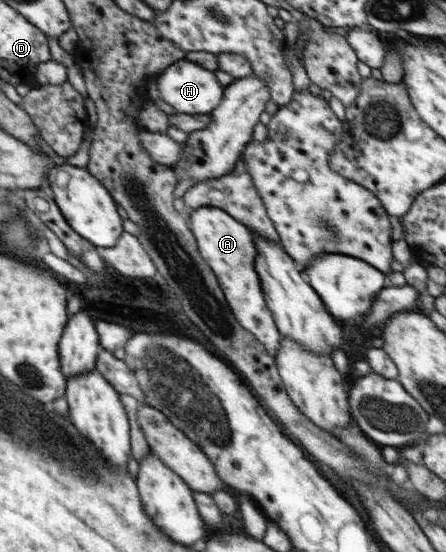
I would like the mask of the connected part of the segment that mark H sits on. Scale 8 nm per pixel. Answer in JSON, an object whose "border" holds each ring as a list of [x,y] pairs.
{"border":[[[186,59],[177,61],[163,69],[162,73],[156,76],[156,80],[161,99],[171,105],[176,114],[210,113],[215,107],[218,107],[225,90],[225,87],[222,87],[216,80],[216,75],[212,71],[208,71]]]}

